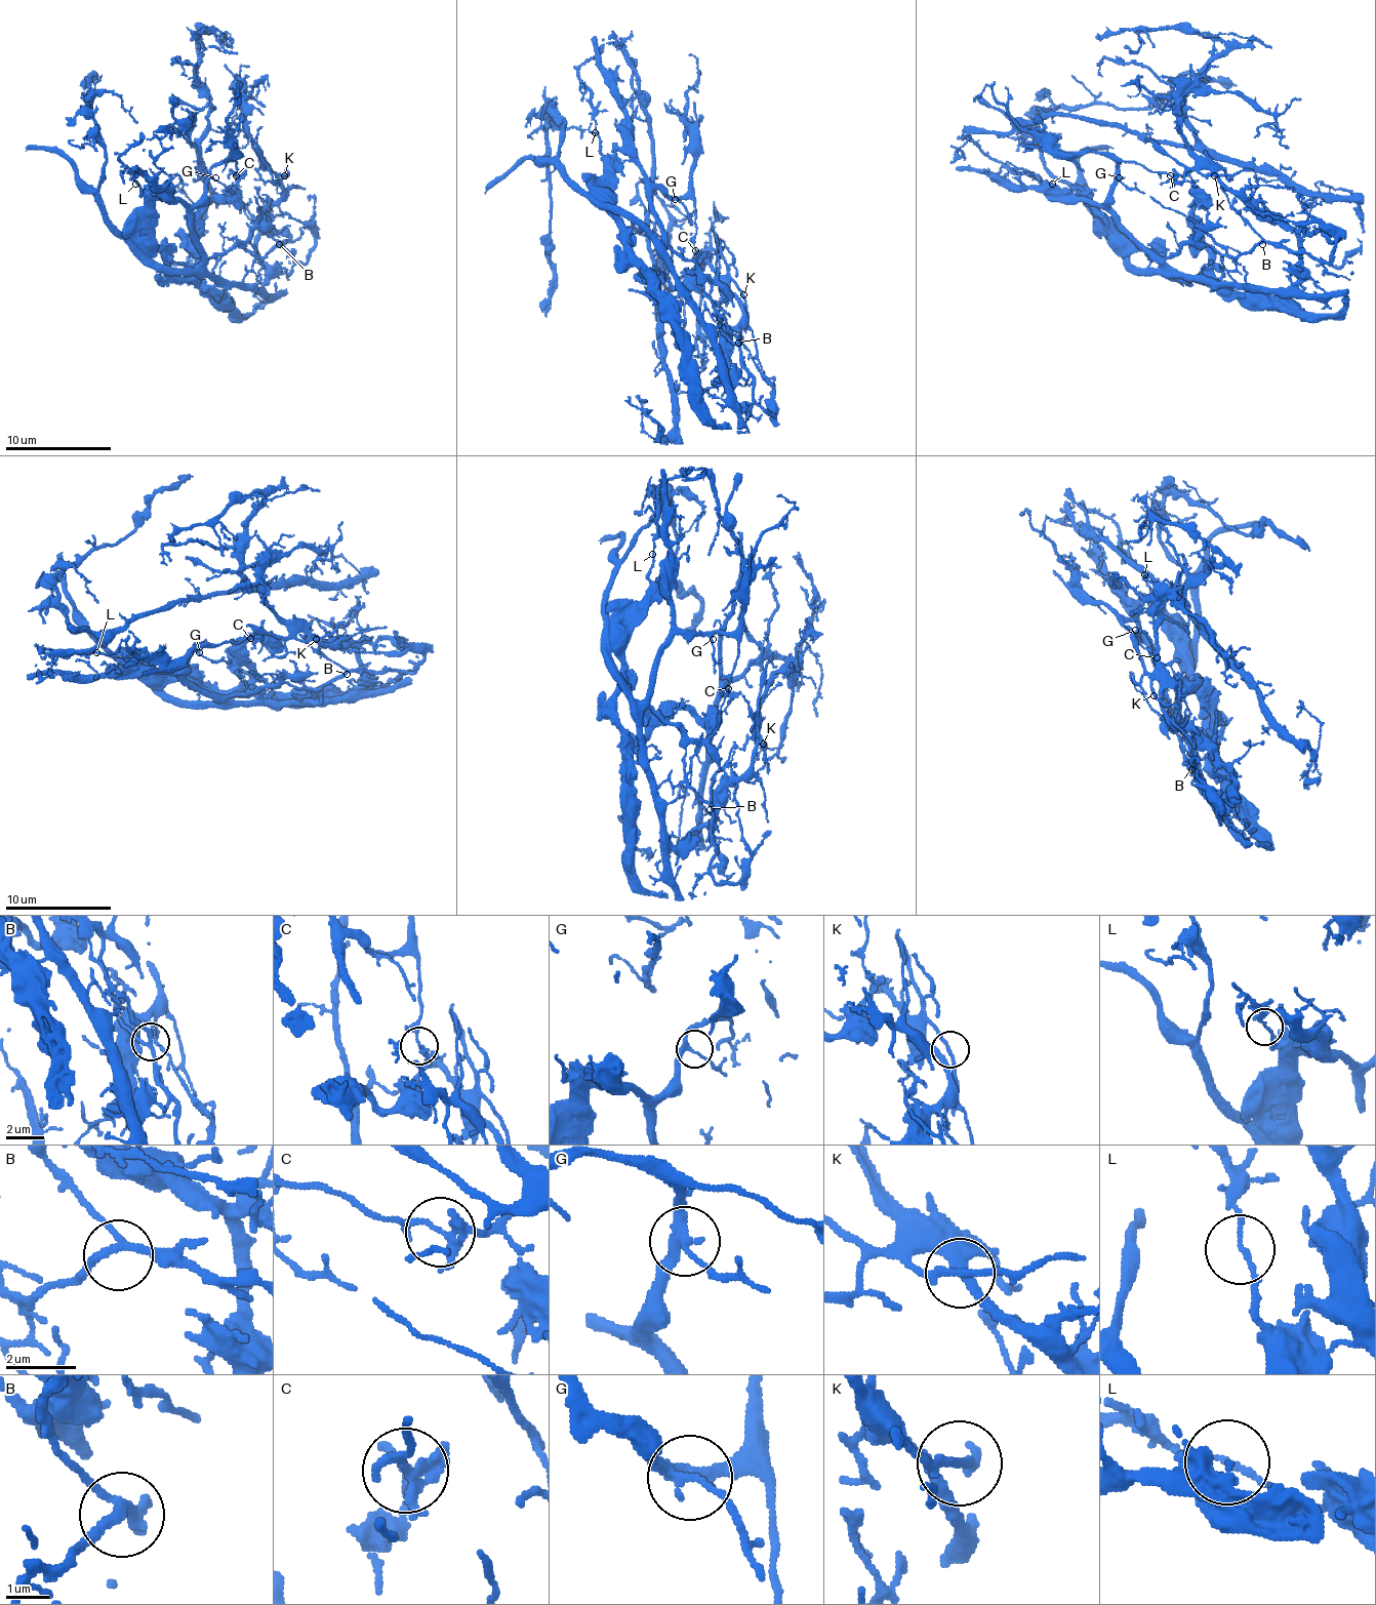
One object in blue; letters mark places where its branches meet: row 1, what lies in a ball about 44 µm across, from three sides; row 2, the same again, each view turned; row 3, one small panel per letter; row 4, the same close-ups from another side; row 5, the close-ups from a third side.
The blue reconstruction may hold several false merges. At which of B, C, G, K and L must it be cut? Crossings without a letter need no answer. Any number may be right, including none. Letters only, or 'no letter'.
C, L

